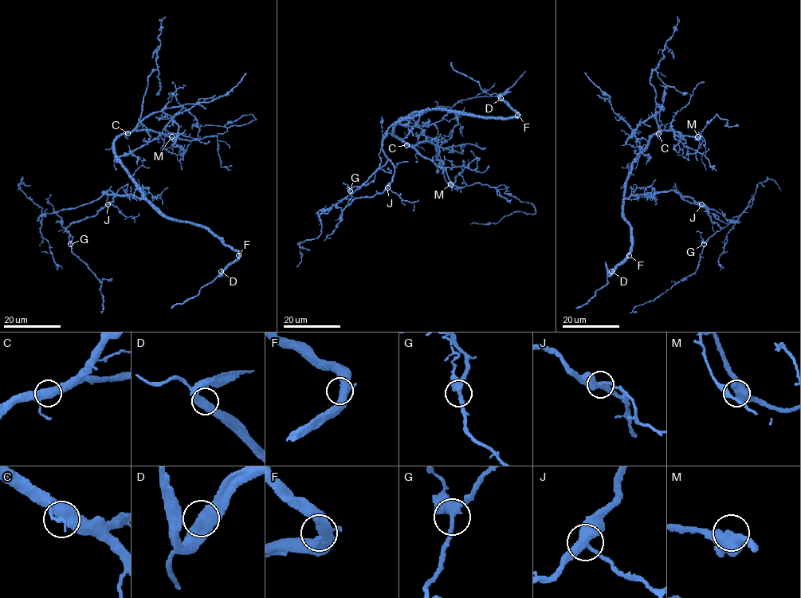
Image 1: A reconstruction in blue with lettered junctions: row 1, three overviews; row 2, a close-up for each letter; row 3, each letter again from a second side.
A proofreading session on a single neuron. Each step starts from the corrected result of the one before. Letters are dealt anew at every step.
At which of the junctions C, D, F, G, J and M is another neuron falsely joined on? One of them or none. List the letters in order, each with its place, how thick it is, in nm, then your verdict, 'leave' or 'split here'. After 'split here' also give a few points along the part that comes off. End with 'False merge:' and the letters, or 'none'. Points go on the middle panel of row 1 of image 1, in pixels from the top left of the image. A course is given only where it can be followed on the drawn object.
C: (406, 145) | 550 nm | leave
D: (500, 98) | 550 nm | leave
F: (517, 115) | 440 nm | leave
G: (350, 190) | 400 nm | leave
J: (387, 187) | 420 nm | leave
M: (450, 184) | 550 nm | leave
False merge: none

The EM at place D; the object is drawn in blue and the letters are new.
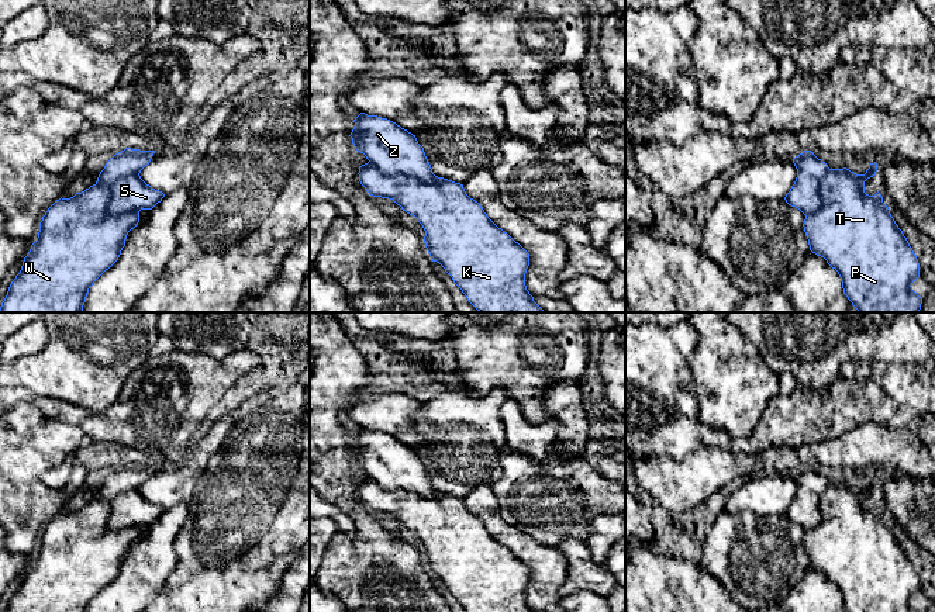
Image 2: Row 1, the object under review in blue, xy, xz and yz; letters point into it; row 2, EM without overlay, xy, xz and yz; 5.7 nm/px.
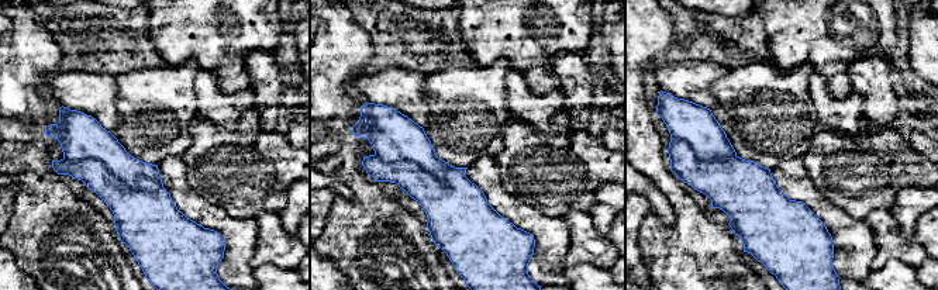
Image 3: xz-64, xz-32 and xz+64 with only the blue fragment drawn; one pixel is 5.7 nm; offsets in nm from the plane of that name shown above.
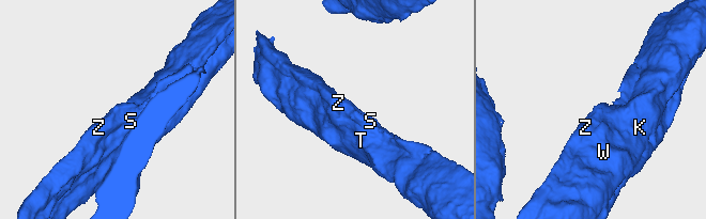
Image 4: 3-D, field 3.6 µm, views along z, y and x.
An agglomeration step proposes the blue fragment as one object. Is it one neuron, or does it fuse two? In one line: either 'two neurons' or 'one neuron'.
one neuron

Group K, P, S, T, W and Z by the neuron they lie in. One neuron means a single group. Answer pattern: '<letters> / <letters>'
K P S T W Z

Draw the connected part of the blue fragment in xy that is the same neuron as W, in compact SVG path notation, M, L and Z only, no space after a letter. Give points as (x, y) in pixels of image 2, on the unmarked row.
M125 463L106 478L93 501L70 514L56 515L42 532L38 553L24 573L21 585L11 597L6 612L87 612L93 598L118 575L128 547L139 537L139 526L152 525L165 512L139 491L153 468L155 466Z

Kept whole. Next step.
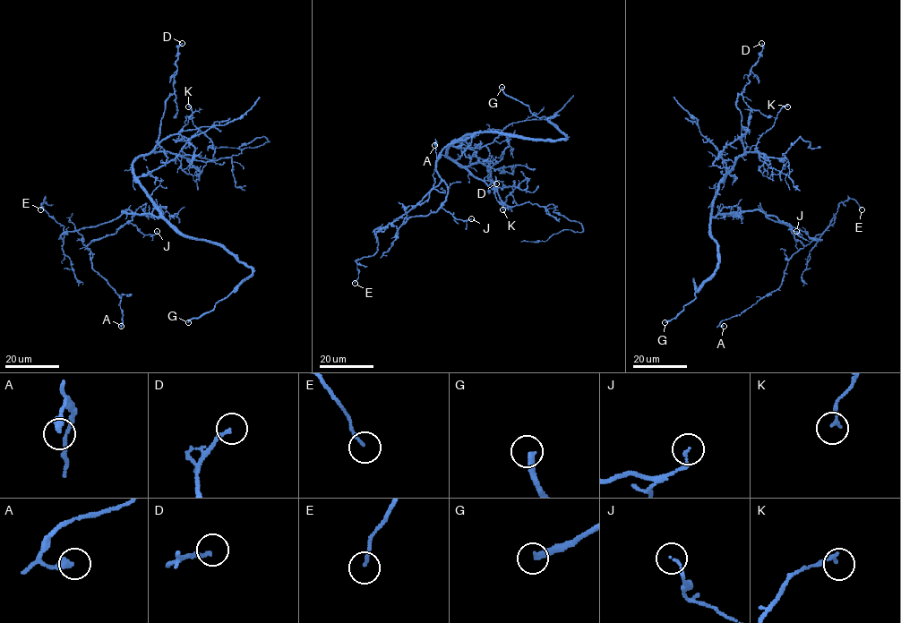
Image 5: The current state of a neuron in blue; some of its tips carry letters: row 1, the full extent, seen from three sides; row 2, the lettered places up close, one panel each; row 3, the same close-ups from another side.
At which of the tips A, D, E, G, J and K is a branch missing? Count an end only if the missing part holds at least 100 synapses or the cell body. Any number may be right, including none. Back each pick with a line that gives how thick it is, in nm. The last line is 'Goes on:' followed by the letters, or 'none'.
G: 280 nm
Goes on: G

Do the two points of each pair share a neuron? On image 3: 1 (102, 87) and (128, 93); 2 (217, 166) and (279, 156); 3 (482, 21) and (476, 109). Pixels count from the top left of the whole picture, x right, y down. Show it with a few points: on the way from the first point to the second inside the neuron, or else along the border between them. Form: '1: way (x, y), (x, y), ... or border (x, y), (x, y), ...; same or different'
1: border (113, 78), (116, 85), (117, 124); different
2: way (233, 166), (258, 166), (264, 164); same
3: border (509, 59), (496, 59), (479, 66); different

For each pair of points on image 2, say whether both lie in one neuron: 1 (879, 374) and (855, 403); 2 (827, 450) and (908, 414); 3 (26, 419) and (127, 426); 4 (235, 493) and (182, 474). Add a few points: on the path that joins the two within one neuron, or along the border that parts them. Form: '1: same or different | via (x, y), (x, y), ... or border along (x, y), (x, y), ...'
1: different | border along (872, 377), (876, 381)
2: different | border along (849, 431), (882, 424), (914, 434)
3: different | border along (33, 404), (58, 421), (76, 425), (86, 438)
4: different | border along (193, 472), (187, 498)

